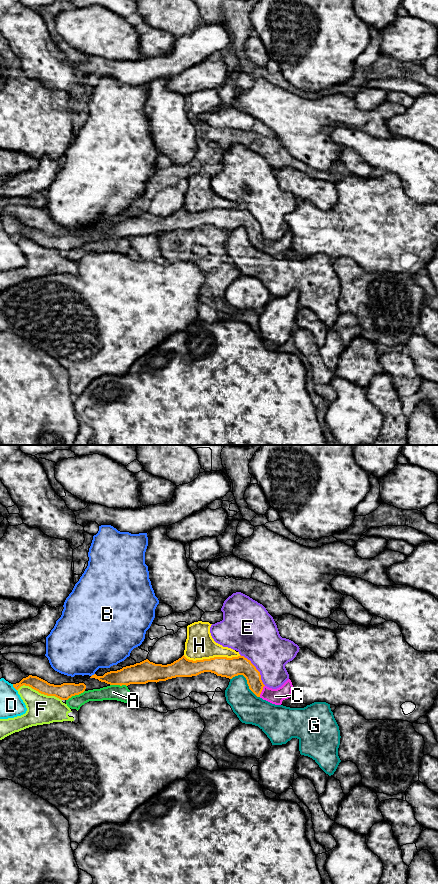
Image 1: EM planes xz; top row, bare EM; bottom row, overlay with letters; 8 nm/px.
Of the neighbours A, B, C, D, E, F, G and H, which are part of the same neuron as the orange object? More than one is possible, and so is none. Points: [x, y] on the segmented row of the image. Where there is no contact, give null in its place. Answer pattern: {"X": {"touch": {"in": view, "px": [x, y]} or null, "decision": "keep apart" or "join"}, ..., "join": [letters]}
{"A": {"touch": {"in": "xz", "px": [75, 694]}, "decision": "keep apart"}, "B": {"touch": {"in": "xz", "px": [92, 675]}, "decision": "keep apart"}, "C": {"touch": {"in": "xz", "px": [261, 691]}, "decision": "join"}, "D": {"touch": {"in": "xz", "px": [13, 686]}, "decision": "keep apart"}, "E": {"touch": {"in": "xz", "px": [255, 668]}, "decision": "keep apart"}, "F": {"touch": {"in": "xz", "px": [39, 692]}, "decision": "keep apart"}, "G": {"touch": {"in": "xz", "px": [247, 681]}, "decision": "keep apart"}, "H": {"touch": {"in": "xz", "px": [212, 658]}, "decision": "keep apart"}, "join": ["C"]}

